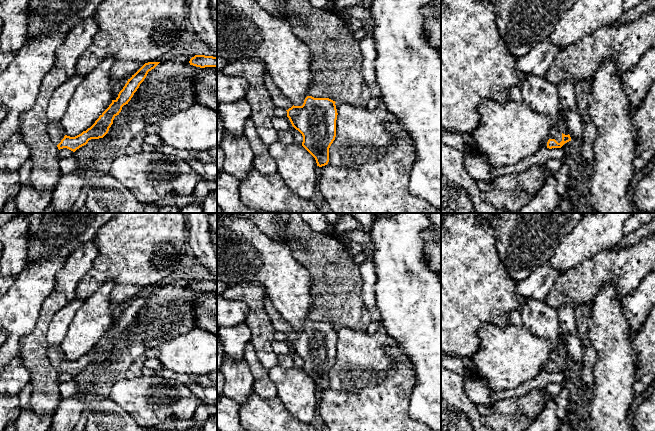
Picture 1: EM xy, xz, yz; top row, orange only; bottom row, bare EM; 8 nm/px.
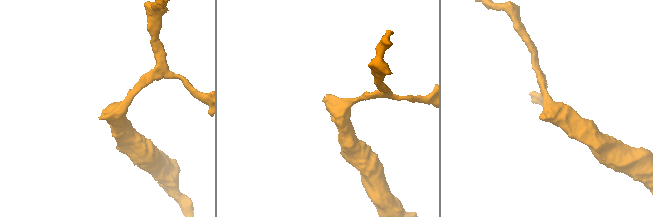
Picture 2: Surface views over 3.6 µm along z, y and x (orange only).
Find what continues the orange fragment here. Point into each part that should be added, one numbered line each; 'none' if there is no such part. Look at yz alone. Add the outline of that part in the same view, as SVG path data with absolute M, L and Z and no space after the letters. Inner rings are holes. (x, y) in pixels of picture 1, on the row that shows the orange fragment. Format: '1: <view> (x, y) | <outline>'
1: yz (554, 133) | M555 127L550 128L548 136L542 142L542 146L547 147L549 139L555 139L558 143L560 143L562 141L562 132Z

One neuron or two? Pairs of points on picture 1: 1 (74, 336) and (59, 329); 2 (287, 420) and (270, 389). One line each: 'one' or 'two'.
1: two
2: two

